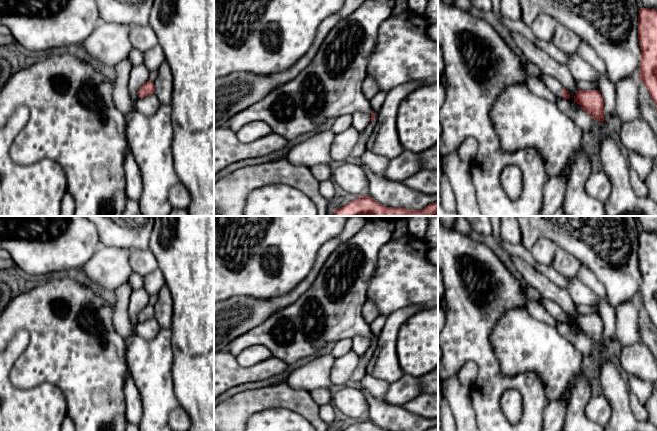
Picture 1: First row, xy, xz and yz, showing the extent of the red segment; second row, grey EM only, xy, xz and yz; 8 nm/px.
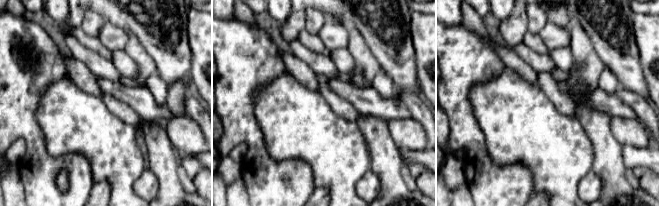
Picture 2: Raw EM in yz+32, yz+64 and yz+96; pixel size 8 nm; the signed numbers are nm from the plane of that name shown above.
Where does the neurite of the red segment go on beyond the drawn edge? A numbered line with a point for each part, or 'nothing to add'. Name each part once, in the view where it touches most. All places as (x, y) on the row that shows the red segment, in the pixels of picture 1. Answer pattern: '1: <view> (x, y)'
1: yz (552, 84)

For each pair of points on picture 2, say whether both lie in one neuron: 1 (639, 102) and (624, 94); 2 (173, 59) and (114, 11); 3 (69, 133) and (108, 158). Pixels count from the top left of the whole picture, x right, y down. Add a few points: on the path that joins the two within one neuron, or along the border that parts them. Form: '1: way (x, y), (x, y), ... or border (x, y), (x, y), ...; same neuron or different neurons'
1: way (635, 101), (628, 96); same neuron
2: way (158, 50), (129, 19); same neuron
3: way (79, 133), (83, 133), (98, 148); same neuron

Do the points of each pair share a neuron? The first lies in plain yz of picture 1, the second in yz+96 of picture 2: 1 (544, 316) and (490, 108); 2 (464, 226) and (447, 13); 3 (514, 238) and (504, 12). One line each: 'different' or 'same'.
1: different
2: different
3: same

